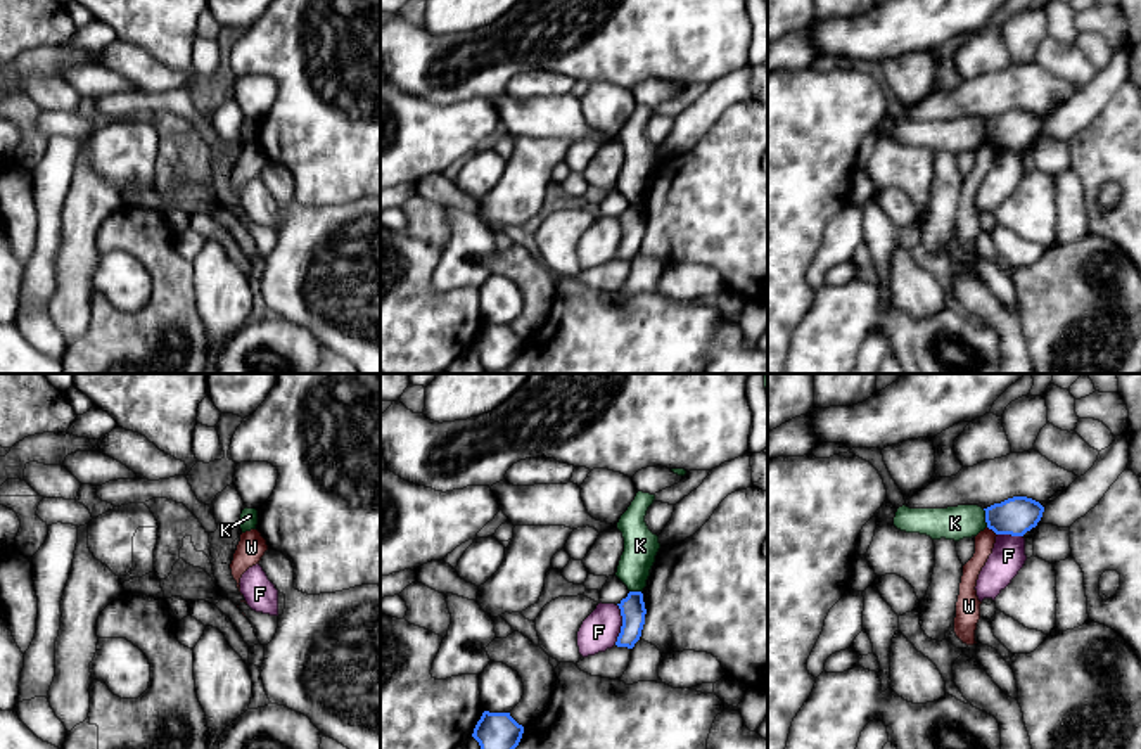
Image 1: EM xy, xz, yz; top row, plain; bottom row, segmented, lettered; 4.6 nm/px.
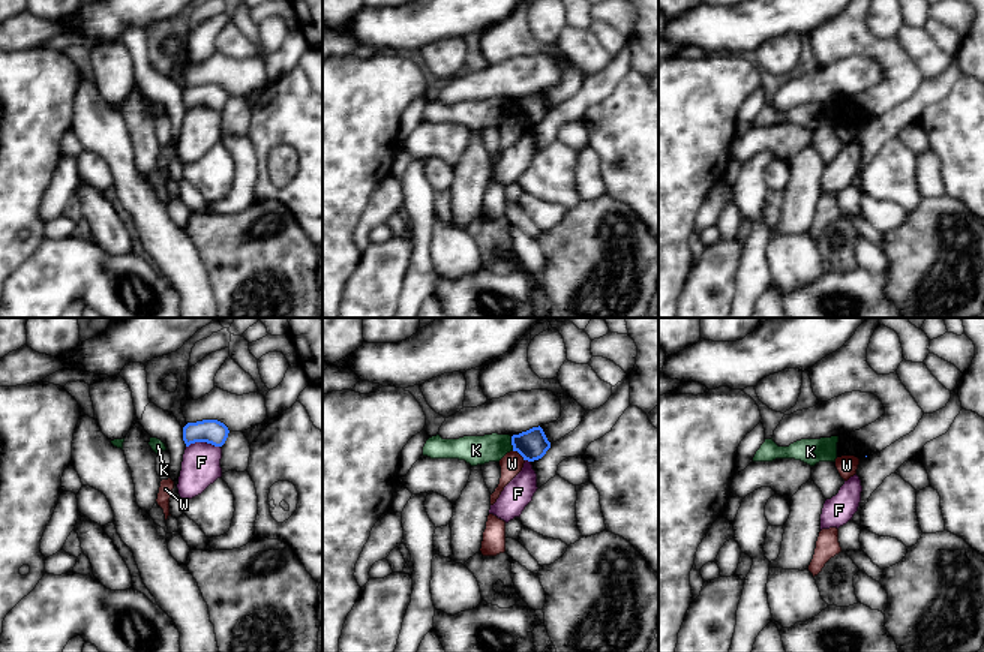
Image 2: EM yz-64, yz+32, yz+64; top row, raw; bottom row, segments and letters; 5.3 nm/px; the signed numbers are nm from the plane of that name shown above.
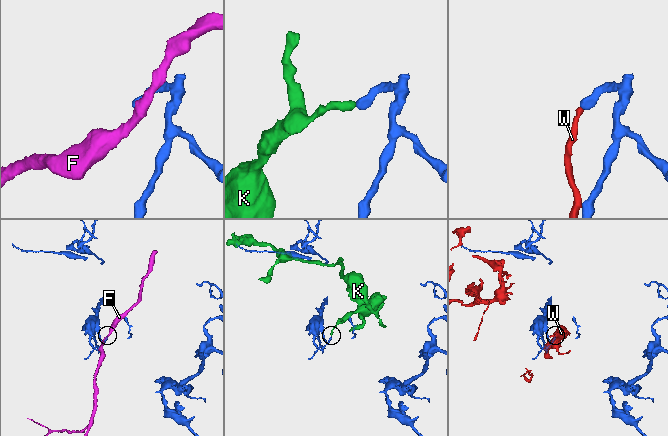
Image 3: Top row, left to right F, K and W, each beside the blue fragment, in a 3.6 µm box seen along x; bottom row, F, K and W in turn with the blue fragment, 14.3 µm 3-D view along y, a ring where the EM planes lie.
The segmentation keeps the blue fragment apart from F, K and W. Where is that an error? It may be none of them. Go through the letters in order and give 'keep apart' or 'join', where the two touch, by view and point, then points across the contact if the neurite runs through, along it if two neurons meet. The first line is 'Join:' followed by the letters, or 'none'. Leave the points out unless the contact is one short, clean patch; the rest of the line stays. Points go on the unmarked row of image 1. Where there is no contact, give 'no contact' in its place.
Join: none
F: keep apart; meets blue in xz at (623, 237)
K: keep apart; meets blue in yz at (986, 130); border along yz (982, 121), (988, 139)
W: keep apart; meets blue in yz at (993, 142); border along yz (988, 139), (996, 147)

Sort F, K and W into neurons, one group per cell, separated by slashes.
F / K / W

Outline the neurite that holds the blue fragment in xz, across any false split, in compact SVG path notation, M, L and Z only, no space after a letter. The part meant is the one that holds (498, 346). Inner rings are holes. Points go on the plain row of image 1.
M484 323L472 349L479 355L486 372L508 368L520 355L524 339L510 325Z

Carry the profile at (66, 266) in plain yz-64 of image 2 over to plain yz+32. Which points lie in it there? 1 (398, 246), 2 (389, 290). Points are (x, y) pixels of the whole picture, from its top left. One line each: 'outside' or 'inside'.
1: inside
2: inside

